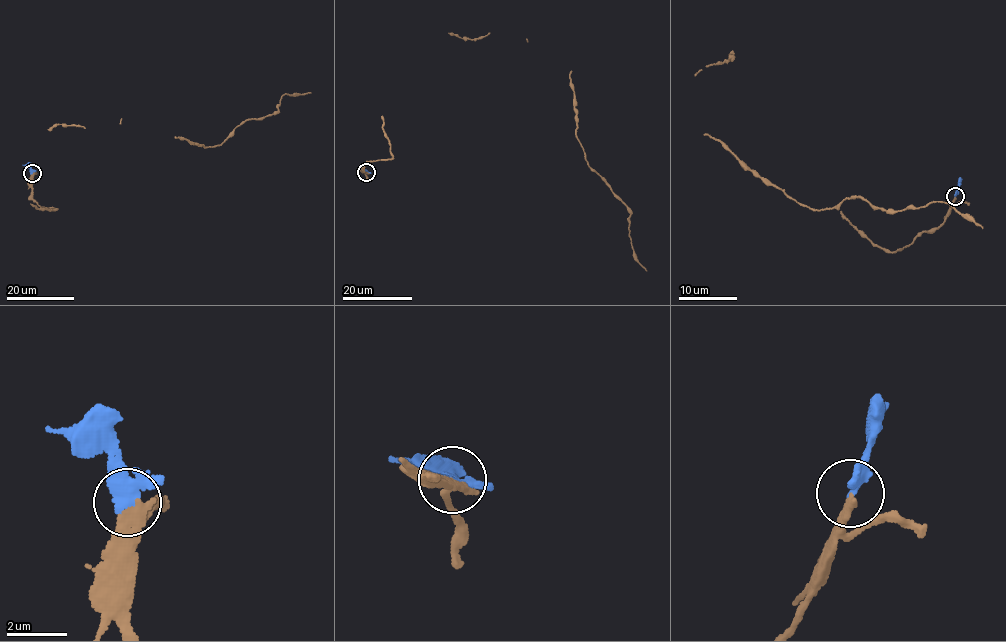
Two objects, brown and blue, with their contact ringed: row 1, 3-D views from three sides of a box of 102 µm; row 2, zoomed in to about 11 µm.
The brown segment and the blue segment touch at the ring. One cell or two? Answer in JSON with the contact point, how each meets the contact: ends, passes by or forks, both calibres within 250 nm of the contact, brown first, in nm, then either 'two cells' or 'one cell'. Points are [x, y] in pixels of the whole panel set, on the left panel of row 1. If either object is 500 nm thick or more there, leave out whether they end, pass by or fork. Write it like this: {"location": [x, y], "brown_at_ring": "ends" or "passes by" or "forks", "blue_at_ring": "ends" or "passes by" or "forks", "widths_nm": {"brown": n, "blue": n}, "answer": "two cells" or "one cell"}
{"location": [32, 173], "brown_at_ring": "ends", "blue_at_ring": "passes by", "widths_nm": {"brown": 360, "blue": 320}, "answer": "two cells"}

